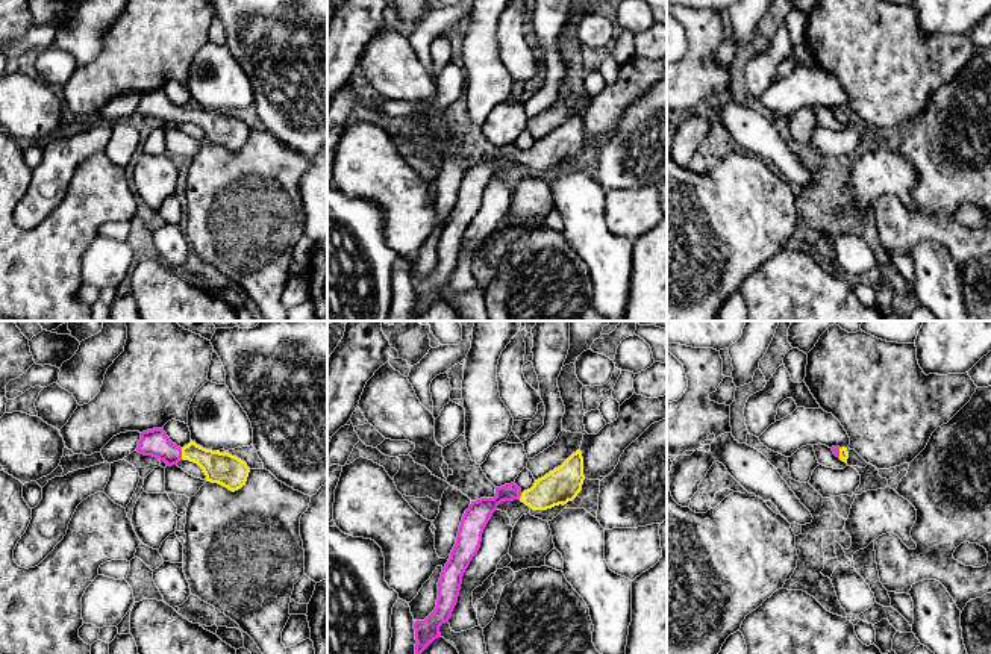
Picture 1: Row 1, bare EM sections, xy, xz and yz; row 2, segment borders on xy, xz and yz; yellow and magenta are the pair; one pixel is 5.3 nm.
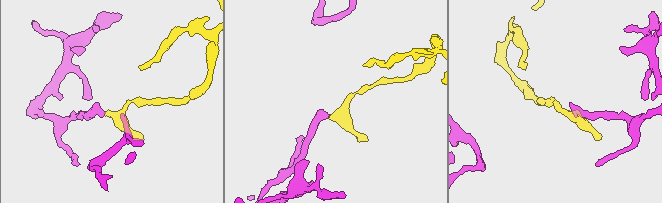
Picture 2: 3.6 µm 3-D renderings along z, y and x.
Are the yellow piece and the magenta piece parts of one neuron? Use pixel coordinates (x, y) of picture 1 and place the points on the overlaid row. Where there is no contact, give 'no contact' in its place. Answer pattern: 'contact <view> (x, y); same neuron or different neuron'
contact xy (182, 453); same neuron

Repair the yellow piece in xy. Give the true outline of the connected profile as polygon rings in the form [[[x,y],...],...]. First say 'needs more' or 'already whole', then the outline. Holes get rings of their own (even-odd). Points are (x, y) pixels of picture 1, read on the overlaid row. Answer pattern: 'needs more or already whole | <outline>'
needs more | [[[164,428],[142,431],[136,451],[164,460],[167,466],[177,465],[182,459],[194,462],[203,469],[208,481],[218,483],[232,492],[245,484],[250,472],[244,460],[226,451],[206,450],[192,441],[183,448],[177,447]]]

